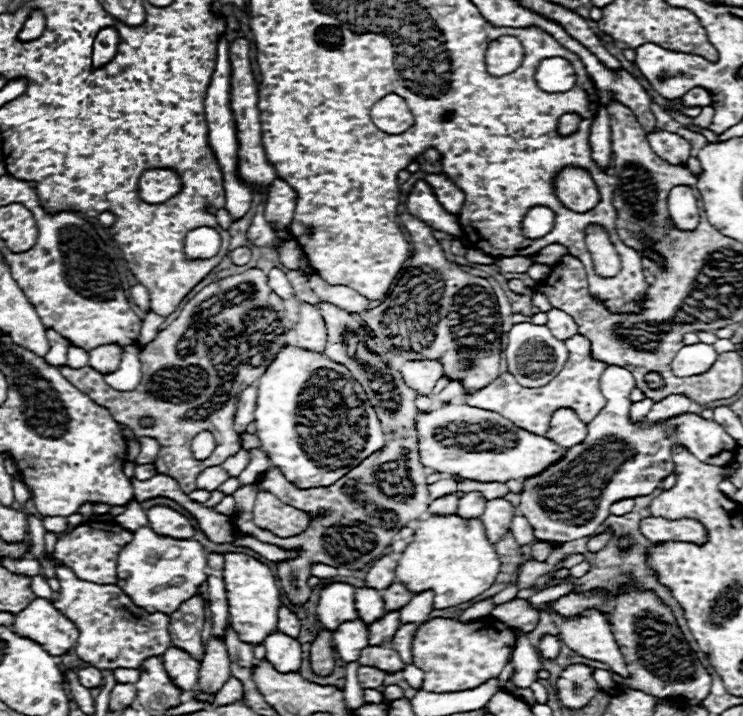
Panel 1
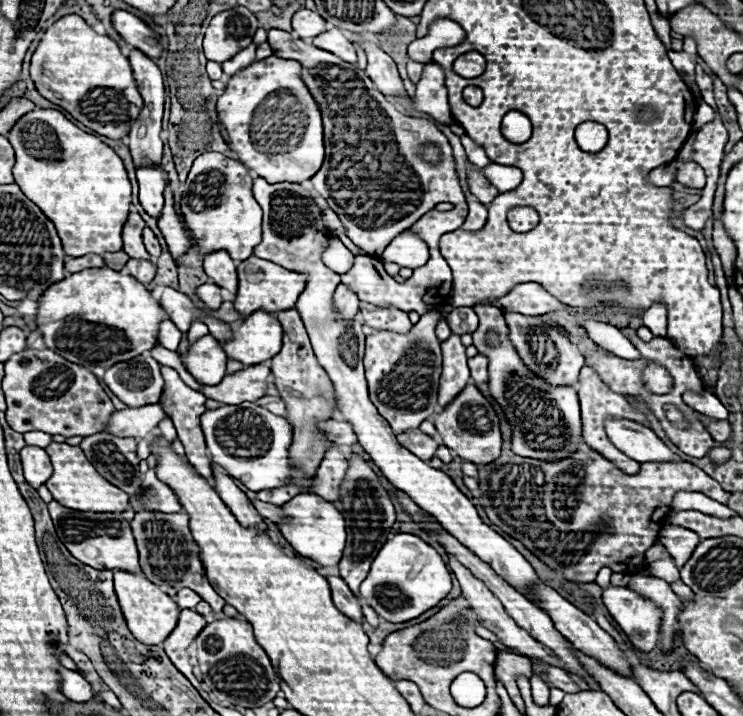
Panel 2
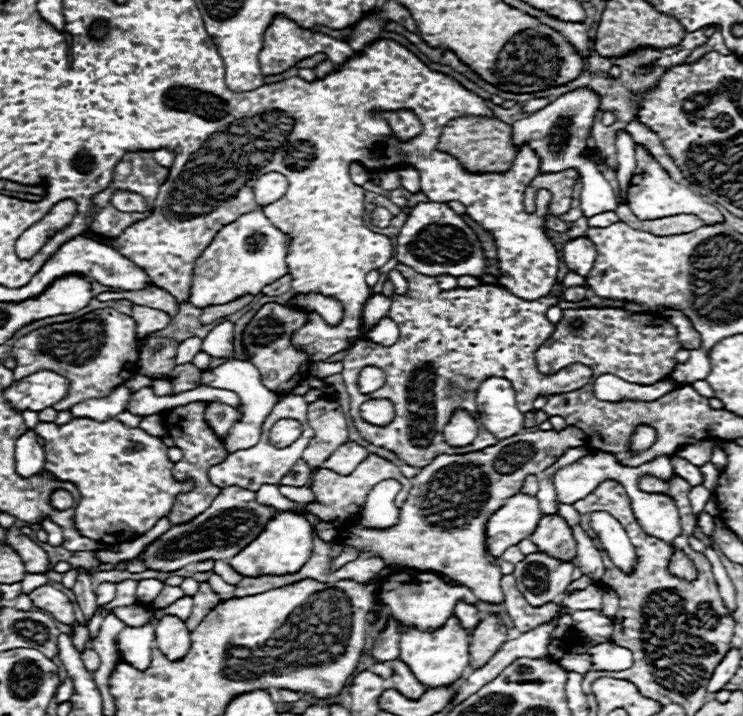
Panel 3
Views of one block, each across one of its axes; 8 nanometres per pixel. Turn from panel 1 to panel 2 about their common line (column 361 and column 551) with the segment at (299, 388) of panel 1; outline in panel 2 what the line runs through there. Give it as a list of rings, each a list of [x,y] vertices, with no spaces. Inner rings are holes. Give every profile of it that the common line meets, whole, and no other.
[[[476,304],[474,312],[480,318],[478,328],[472,332],[474,346],[478,348],[480,354],[486,354],[490,362],[488,388],[490,388],[492,398],[502,406],[504,418],[510,424],[512,452],[524,458],[534,458],[534,460],[544,460],[544,462],[558,462],[558,460],[570,458],[578,450],[578,446],[584,442],[580,404],[578,404],[576,390],[572,386],[550,386],[548,382],[544,382],[544,378],[528,370],[528,366],[522,362],[522,358],[518,356],[516,348],[510,342],[510,332],[508,332],[508,326],[504,322],[504,314],[500,308],[488,306],[488,304]],[[488,330],[496,330],[500,334],[502,338],[500,346],[496,348],[486,346],[484,338]]]

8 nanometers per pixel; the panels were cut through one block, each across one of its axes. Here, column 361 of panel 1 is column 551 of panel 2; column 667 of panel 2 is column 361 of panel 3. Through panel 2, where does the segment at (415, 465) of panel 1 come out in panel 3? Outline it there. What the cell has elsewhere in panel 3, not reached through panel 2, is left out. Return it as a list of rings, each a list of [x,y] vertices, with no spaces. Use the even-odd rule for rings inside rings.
[[[370,454],[370,456],[368,456],[362,464],[358,464],[358,468],[356,468],[352,474],[348,474],[348,476],[336,474],[336,472],[332,472],[332,470],[328,470],[328,468],[318,468],[318,470],[314,472],[312,484],[310,484],[310,490],[312,490],[312,494],[314,494],[314,502],[306,504],[306,510],[308,510],[310,514],[318,516],[322,522],[332,524],[332,526],[338,530],[338,534],[344,534],[344,532],[346,532],[346,520],[348,520],[352,514],[358,514],[358,508],[364,504],[364,500],[366,500],[366,496],[368,496],[368,492],[370,492],[370,488],[374,488],[374,486],[376,486],[378,482],[382,482],[382,480],[398,480],[398,482],[402,484],[402,490],[400,490],[398,496],[396,496],[396,504],[404,504],[404,500],[408,498],[408,492],[410,492],[410,488],[412,488],[410,480],[400,474],[400,468],[398,468],[394,462],[390,462],[390,460],[386,460],[386,458],[378,456],[378,454]]]

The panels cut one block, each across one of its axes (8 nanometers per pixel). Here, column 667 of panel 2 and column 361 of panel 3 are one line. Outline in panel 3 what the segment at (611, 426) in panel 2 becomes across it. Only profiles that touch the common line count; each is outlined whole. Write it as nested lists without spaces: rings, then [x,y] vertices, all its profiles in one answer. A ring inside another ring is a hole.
[[[346,442],[338,450],[332,452],[332,456],[324,462],[324,468],[330,468],[338,474],[350,474],[354,468],[368,456],[368,450],[362,448],[356,442]]]

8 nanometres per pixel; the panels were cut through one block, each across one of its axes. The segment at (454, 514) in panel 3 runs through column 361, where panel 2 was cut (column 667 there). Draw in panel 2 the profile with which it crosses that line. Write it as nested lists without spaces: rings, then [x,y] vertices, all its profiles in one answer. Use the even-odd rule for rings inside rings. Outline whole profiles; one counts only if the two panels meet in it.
[[[664,526],[660,530],[660,542],[666,546],[670,556],[676,560],[676,566],[682,568],[686,564],[688,556],[692,556],[692,548],[696,548],[700,538],[696,536],[696,532],[692,532],[688,528]]]

